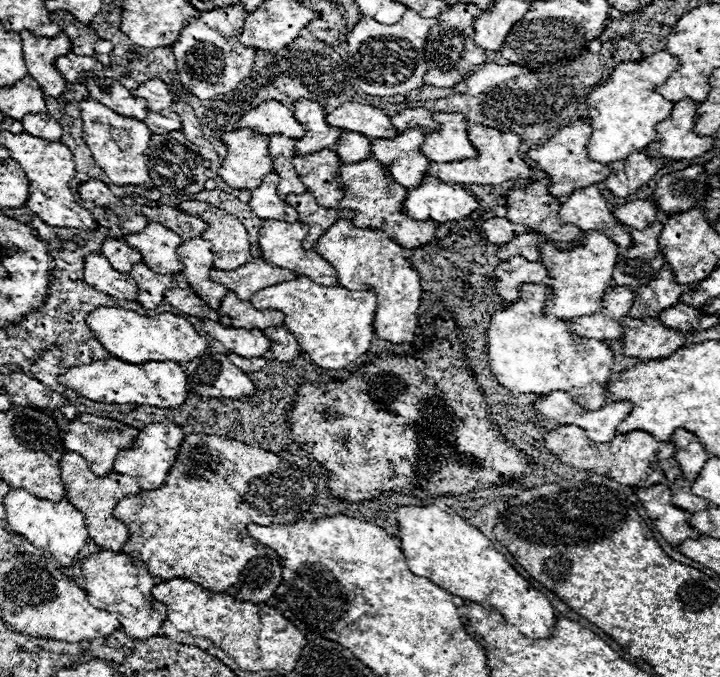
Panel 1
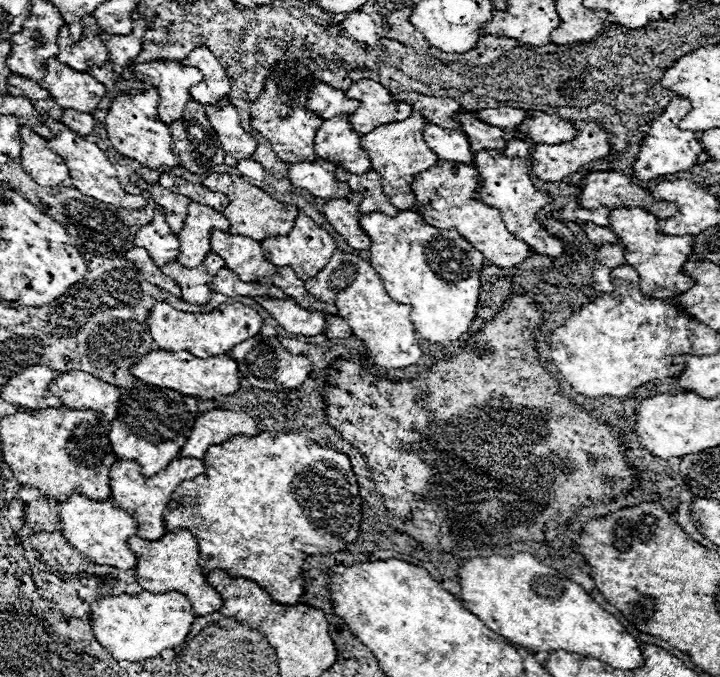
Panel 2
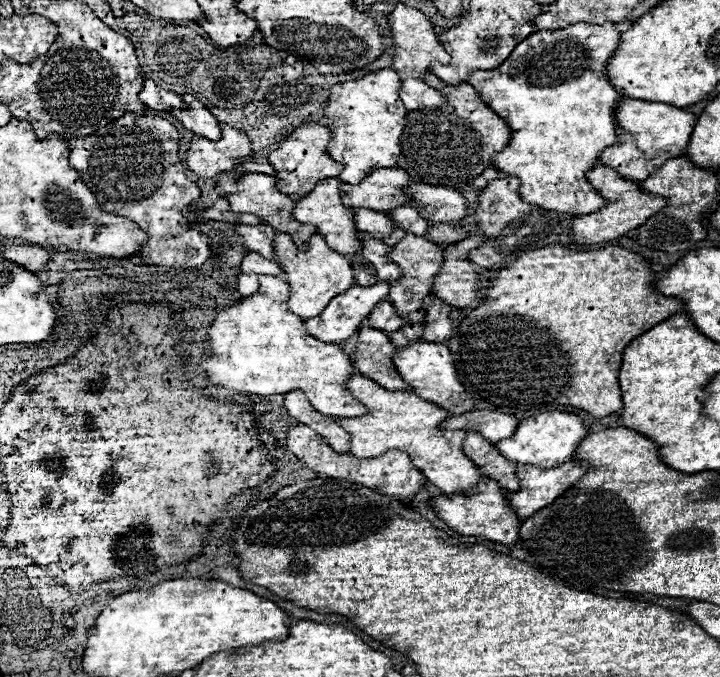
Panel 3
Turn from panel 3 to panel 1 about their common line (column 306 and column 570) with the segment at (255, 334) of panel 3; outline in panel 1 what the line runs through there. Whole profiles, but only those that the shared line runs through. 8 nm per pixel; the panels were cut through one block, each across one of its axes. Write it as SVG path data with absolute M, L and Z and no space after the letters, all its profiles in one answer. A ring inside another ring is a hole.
M522 284L520 298L508 308L494 312L486 330L486 352L496 380L512 394L550 394L564 390L588 410L604 406L602 386L612 376L612 352L600 340L578 338L568 332L564 320L544 314L550 288Z

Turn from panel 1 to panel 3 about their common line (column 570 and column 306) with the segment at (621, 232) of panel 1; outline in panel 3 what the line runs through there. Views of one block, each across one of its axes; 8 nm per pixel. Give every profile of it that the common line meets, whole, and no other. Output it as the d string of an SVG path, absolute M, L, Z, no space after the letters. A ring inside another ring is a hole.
M338 178L320 180L314 186L312 192L308 192L302 198L298 198L292 216L294 216L294 220L298 220L302 224L316 226L318 234L324 236L324 240L328 242L328 246L332 250L340 252L340 254L354 254L354 252L360 250L360 238L358 238L358 232L354 228L352 210L340 202L340 180Z

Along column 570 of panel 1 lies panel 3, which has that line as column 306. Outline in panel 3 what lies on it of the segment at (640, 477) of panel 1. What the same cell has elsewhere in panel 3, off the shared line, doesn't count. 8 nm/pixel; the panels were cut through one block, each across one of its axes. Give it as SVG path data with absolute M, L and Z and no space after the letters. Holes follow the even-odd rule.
M306 424L294 426L286 430L286 442L288 442L288 450L292 454L296 454L300 460L304 460L304 464L318 472L324 474L328 478L340 478L340 480L350 480L356 484L362 484L366 488L378 490L382 494L388 496L396 496L396 498L404 498L404 496L412 496L416 492L422 490L424 484L424 474L420 470L416 470L412 466L412 462L408 462L408 454L400 452L400 450L392 450L386 452L376 458L354 458L354 456L346 456L346 454L338 454L332 452L332 448L328 448L326 440L320 438L316 432L312 432L312 428L308 428Z

